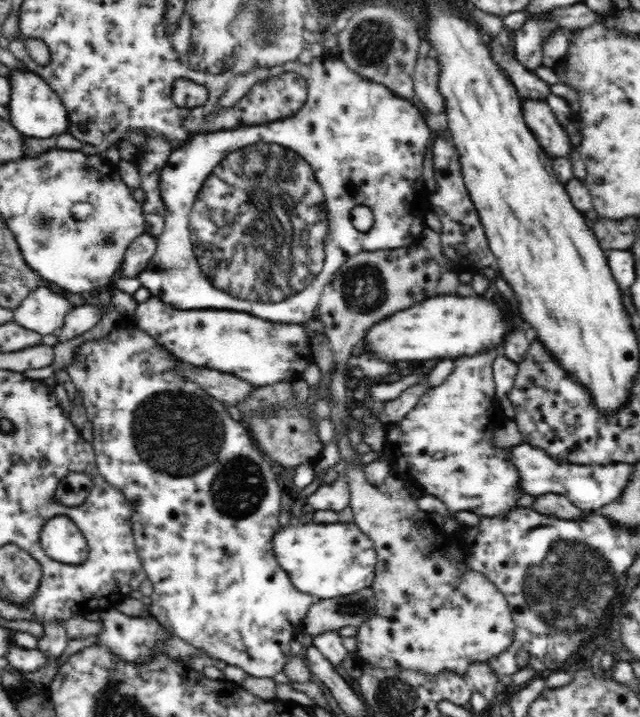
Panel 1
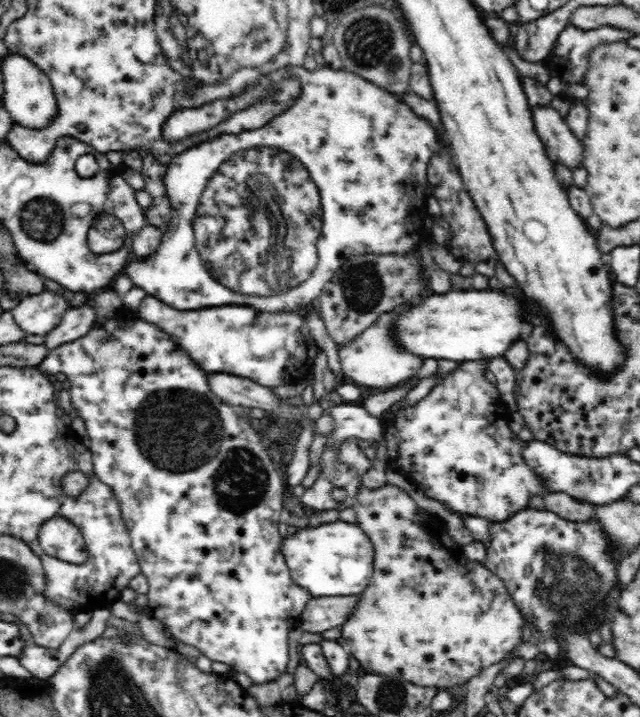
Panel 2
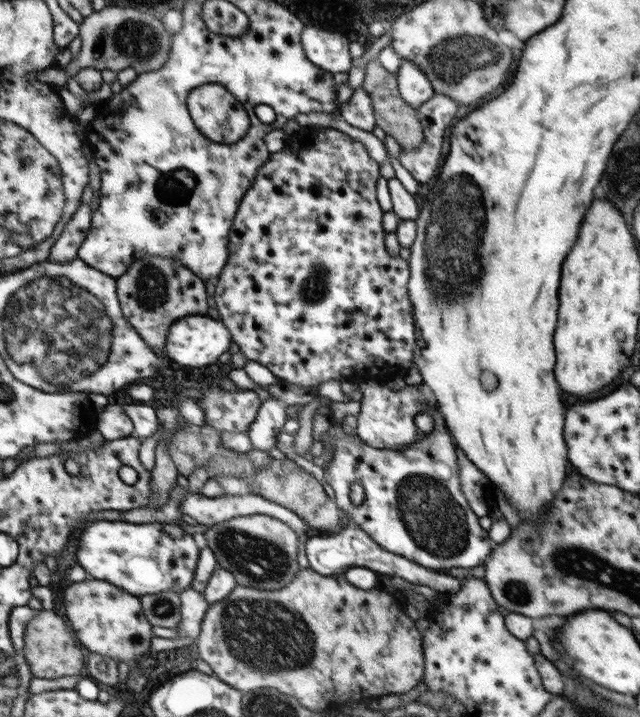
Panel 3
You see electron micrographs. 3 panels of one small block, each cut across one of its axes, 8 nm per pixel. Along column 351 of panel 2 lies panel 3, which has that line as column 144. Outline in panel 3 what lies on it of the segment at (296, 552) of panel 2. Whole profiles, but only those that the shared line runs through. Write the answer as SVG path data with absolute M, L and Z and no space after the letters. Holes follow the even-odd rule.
M94 522L82 532L77 564L95 579L106 580L132 596L178 592L191 586L200 545L180 525L167 523Z

